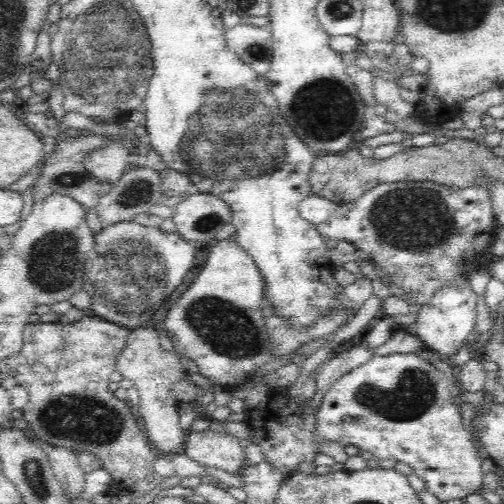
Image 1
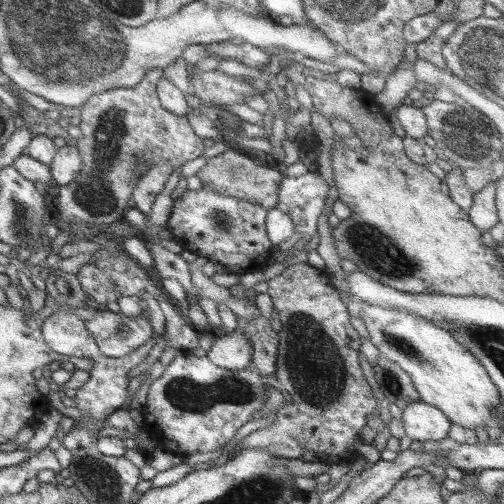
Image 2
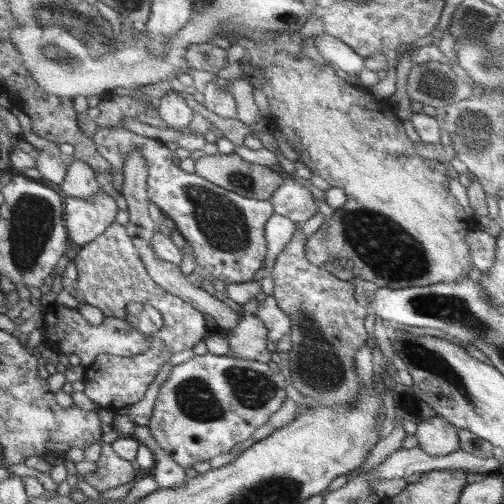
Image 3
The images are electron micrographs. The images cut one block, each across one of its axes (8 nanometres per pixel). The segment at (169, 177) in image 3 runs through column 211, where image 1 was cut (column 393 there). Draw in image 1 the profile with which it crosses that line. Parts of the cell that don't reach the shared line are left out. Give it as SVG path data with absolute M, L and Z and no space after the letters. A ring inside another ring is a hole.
M394 182L382 184L374 190L368 190L362 198L350 204L342 204L330 216L328 222L316 226L320 236L328 246L346 242L354 244L358 254L368 256L370 262L376 262L392 276L392 282L410 294L416 306L426 306L446 286L454 284L458 276L464 276L464 282L472 282L472 272L482 272L492 280L492 262L498 258L492 254L492 244L498 238L498 224L494 216L492 196L480 186L468 186L464 190L452 190L450 186L440 186L436 182Z

